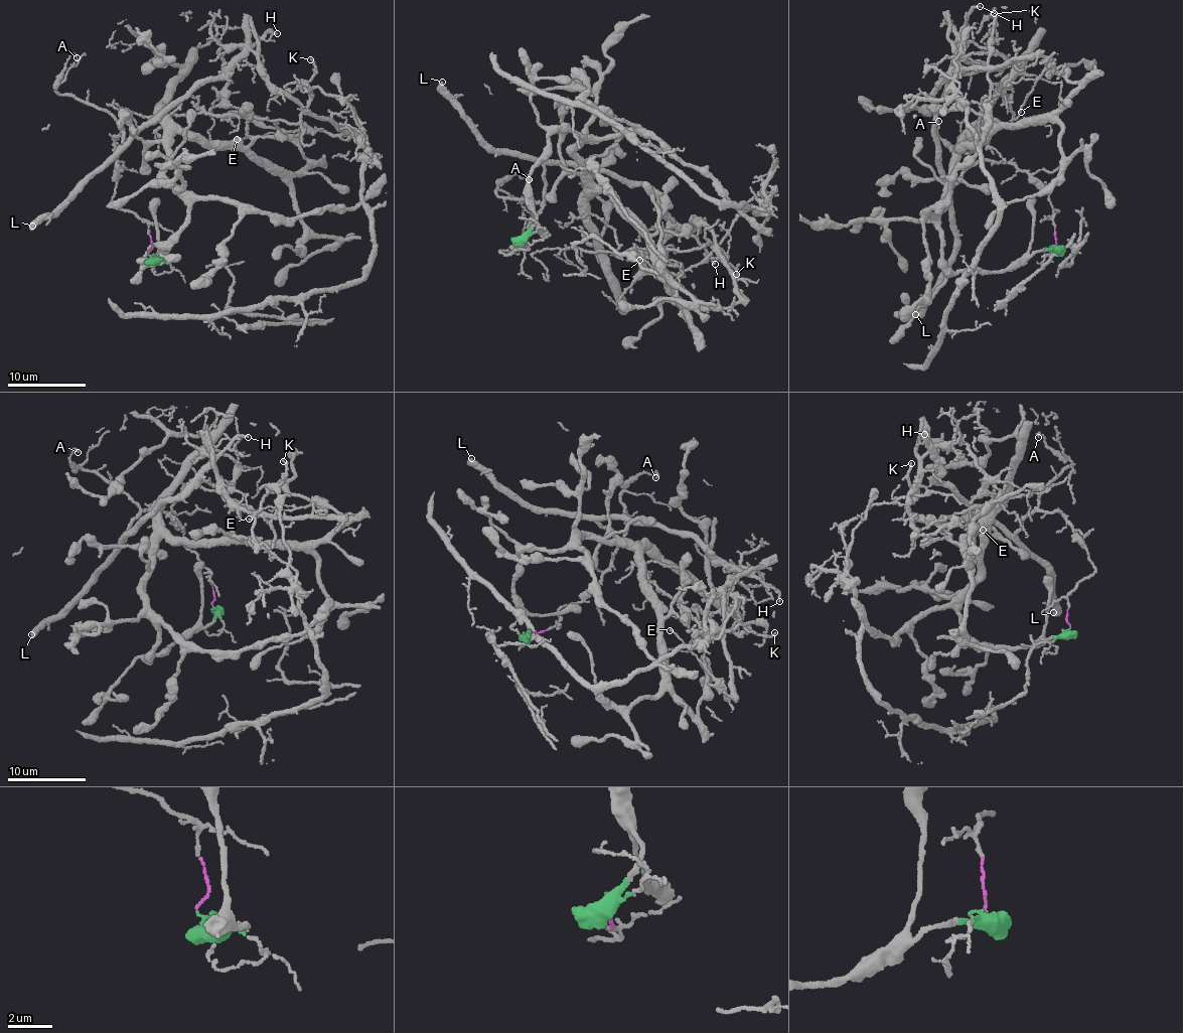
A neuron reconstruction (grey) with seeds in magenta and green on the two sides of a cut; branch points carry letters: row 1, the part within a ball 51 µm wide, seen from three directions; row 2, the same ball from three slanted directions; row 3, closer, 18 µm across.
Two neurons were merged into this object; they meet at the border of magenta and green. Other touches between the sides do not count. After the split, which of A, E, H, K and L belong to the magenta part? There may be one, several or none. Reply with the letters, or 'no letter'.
A, H, L

